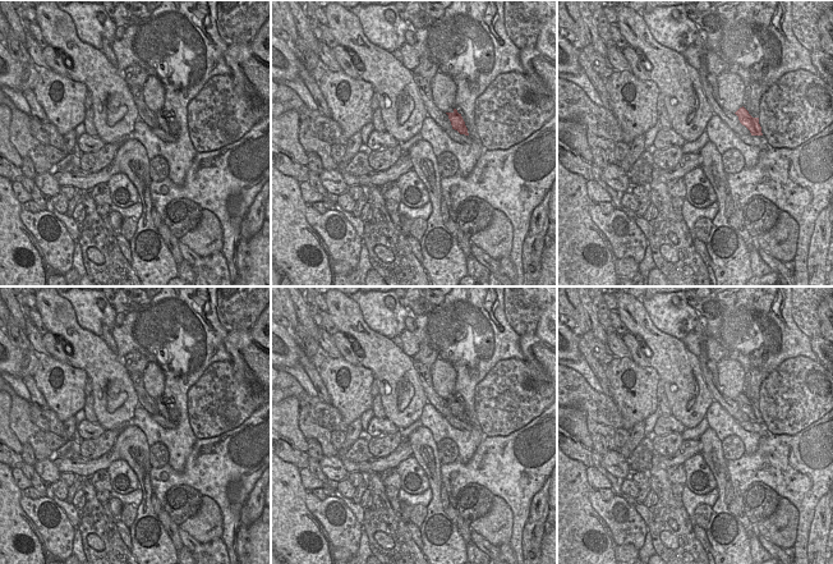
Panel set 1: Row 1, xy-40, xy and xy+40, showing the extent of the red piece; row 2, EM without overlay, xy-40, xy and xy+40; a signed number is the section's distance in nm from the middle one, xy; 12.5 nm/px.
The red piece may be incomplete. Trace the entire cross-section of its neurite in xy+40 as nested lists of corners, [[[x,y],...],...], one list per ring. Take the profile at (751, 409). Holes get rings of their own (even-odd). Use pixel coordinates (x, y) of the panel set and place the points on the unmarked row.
[[[744,393],[735,400],[738,403],[740,409],[750,417],[751,422],[763,422],[759,404],[753,404]]]

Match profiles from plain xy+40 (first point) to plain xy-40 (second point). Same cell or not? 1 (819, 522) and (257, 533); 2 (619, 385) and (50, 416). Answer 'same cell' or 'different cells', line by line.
1: different cells
2: different cells

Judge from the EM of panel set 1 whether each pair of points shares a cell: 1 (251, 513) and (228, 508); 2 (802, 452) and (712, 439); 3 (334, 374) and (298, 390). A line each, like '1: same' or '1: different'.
1: different
2: different
3: different

